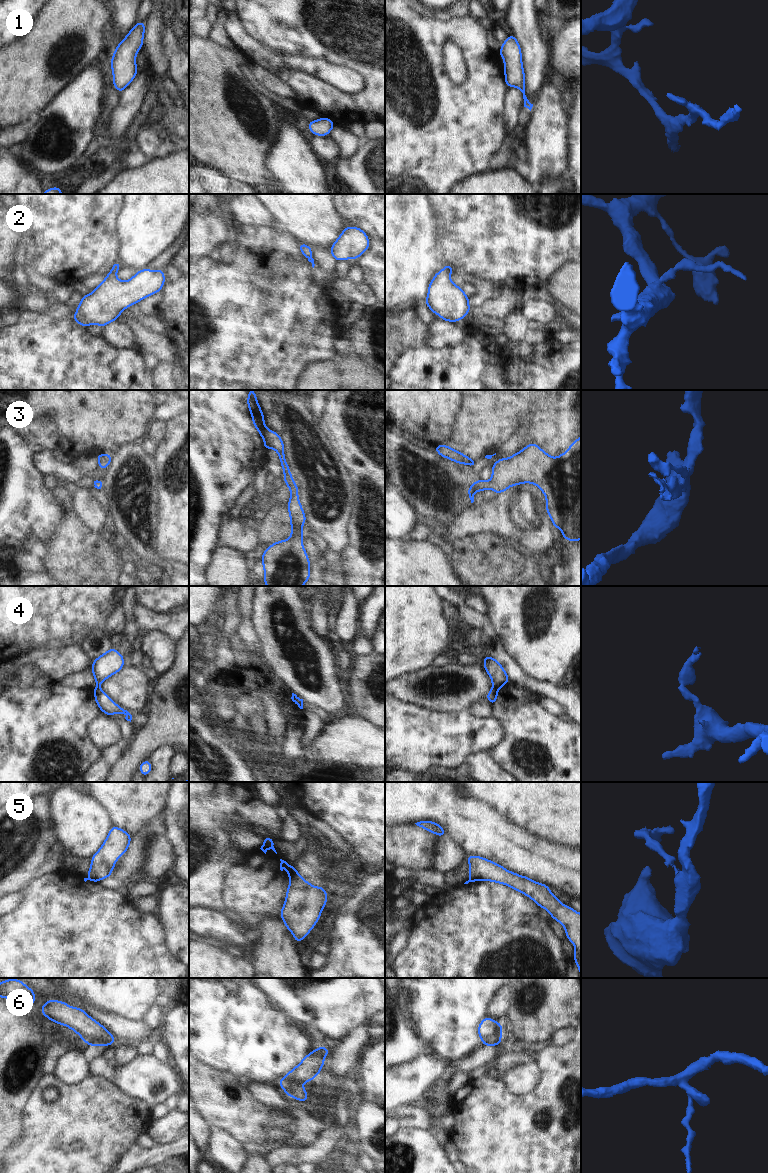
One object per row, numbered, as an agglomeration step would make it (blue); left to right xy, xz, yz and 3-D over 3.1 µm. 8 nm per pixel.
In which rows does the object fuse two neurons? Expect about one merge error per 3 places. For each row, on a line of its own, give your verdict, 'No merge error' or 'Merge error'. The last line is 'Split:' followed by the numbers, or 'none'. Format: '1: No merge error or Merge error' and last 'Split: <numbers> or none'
1: No merge error
2: No merge error
3: No merge error
4: Merge error
5: Merge error
6: Merge error
Split: 4, 5, 6

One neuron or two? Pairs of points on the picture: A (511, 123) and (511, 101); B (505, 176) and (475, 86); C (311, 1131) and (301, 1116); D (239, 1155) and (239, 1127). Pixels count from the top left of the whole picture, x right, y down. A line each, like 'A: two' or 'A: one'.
A: one
B: two
C: one
D: two

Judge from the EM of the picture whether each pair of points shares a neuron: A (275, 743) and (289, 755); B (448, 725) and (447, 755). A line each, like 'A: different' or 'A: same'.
A: different
B: same

